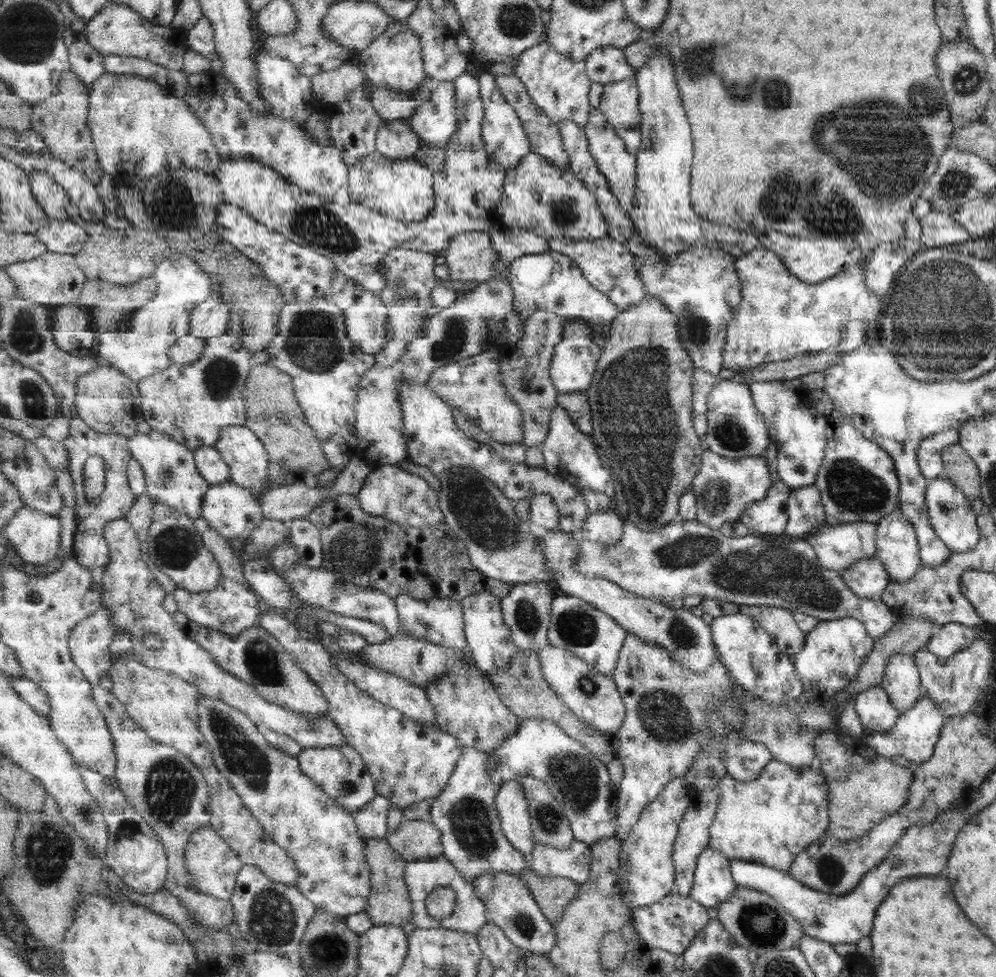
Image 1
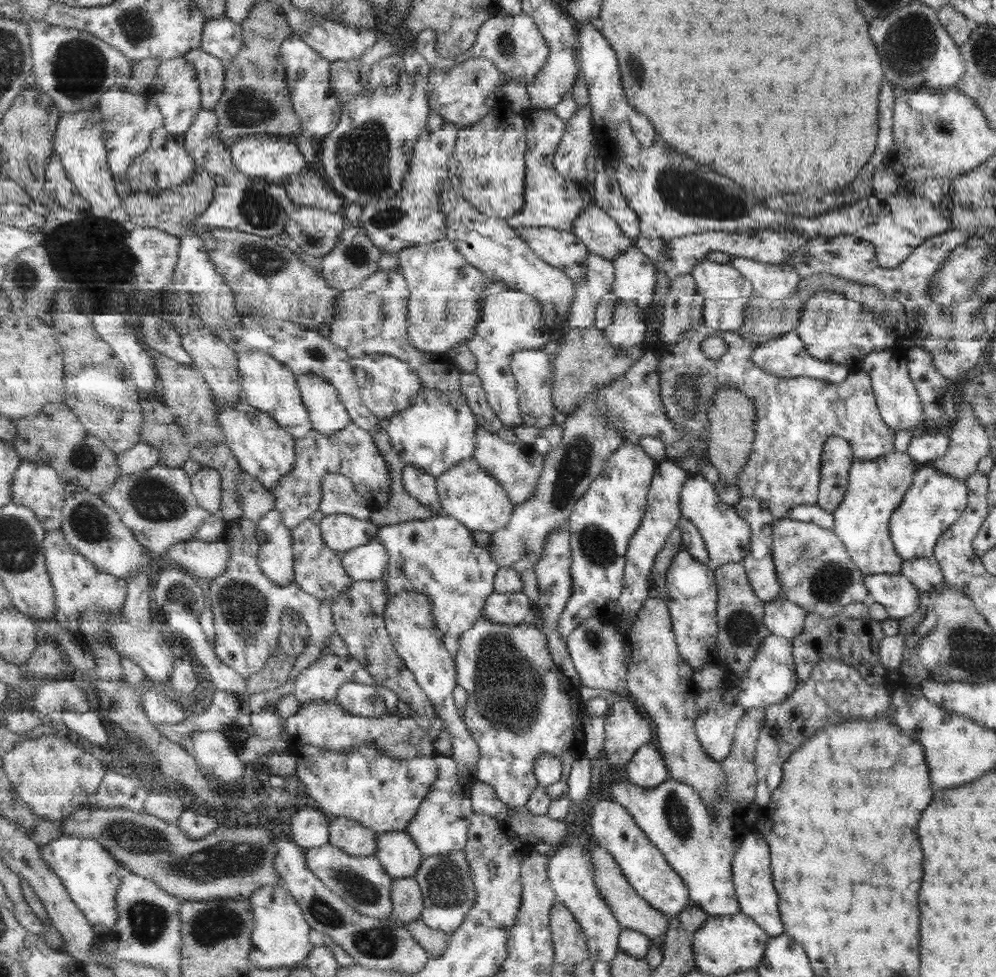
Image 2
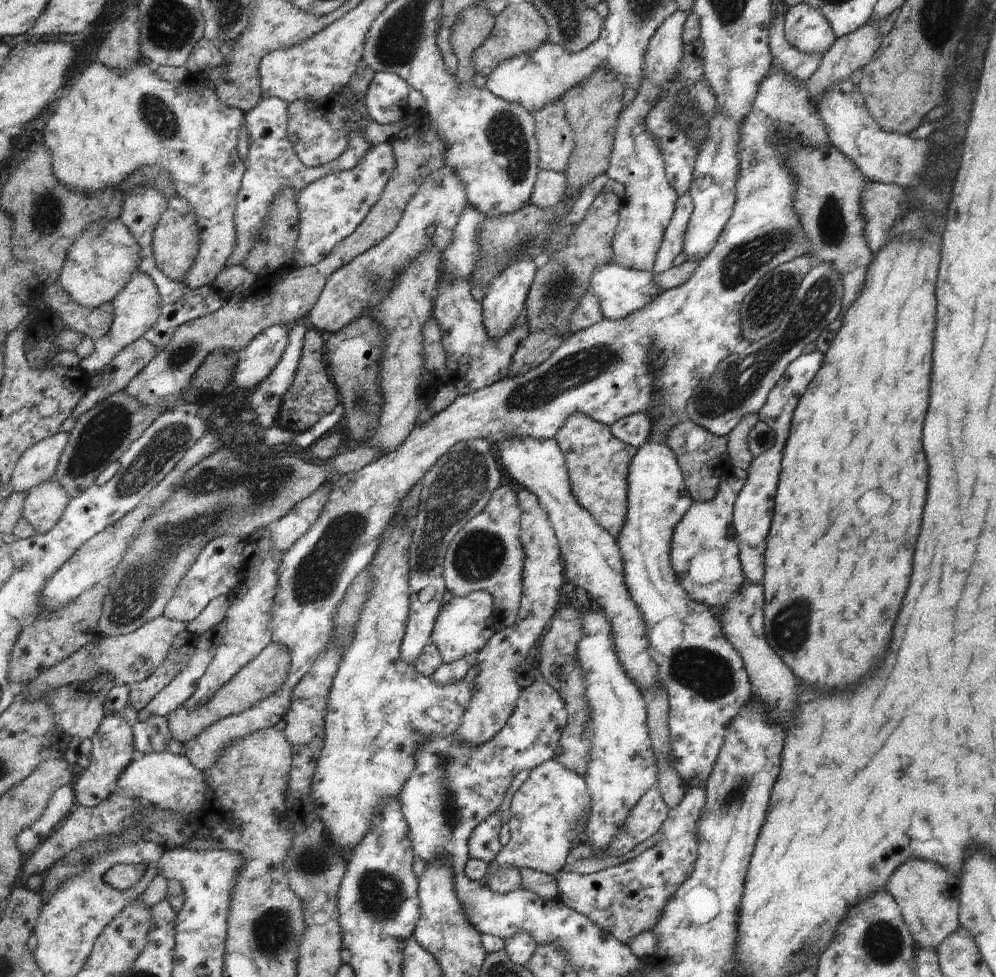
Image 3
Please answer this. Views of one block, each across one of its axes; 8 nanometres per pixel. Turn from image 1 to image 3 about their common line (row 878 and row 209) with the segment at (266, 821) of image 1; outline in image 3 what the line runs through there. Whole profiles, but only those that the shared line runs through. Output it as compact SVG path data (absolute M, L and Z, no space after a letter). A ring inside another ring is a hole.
M392 143L376 144L352 171L323 177L299 192L297 204L300 209L301 234L296 246L299 266L315 266L323 262L340 242L348 239L360 227L369 211L381 200L396 168Z

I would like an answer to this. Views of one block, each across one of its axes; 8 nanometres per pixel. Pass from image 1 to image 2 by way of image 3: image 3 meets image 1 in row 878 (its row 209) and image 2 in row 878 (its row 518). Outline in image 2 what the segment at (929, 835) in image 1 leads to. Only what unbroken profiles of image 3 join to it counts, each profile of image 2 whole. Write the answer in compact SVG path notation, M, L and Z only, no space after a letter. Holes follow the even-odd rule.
M327 844L305 851L308 866L335 894L341 895L353 908L373 918L393 918L392 884L394 878L375 855L357 857Z

